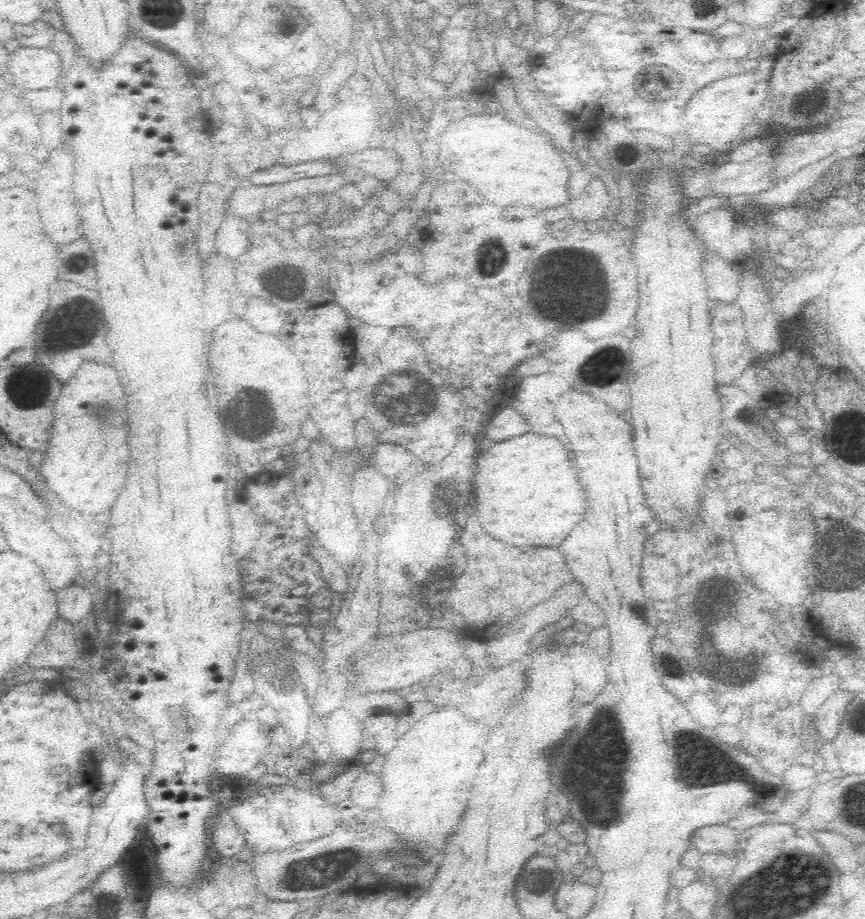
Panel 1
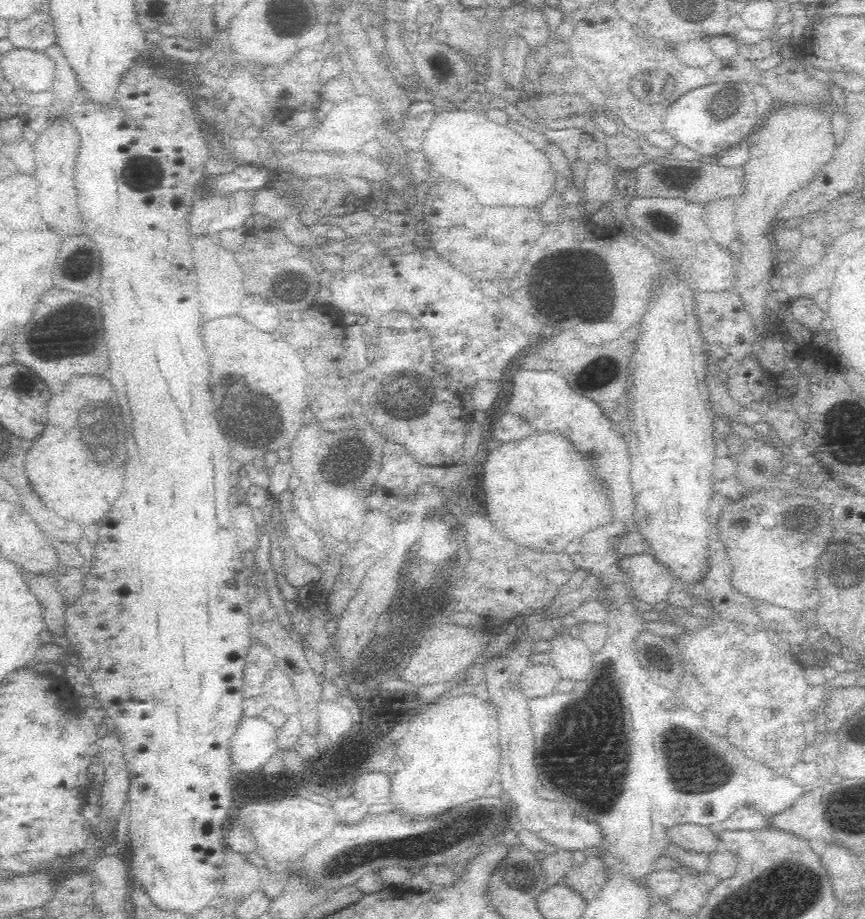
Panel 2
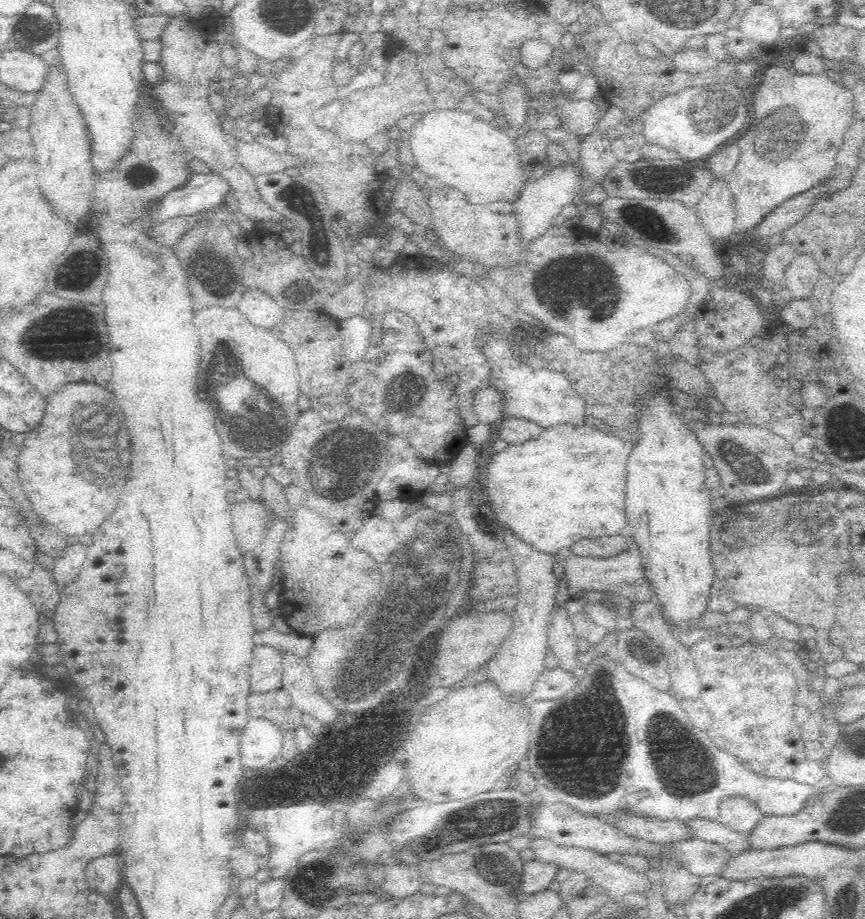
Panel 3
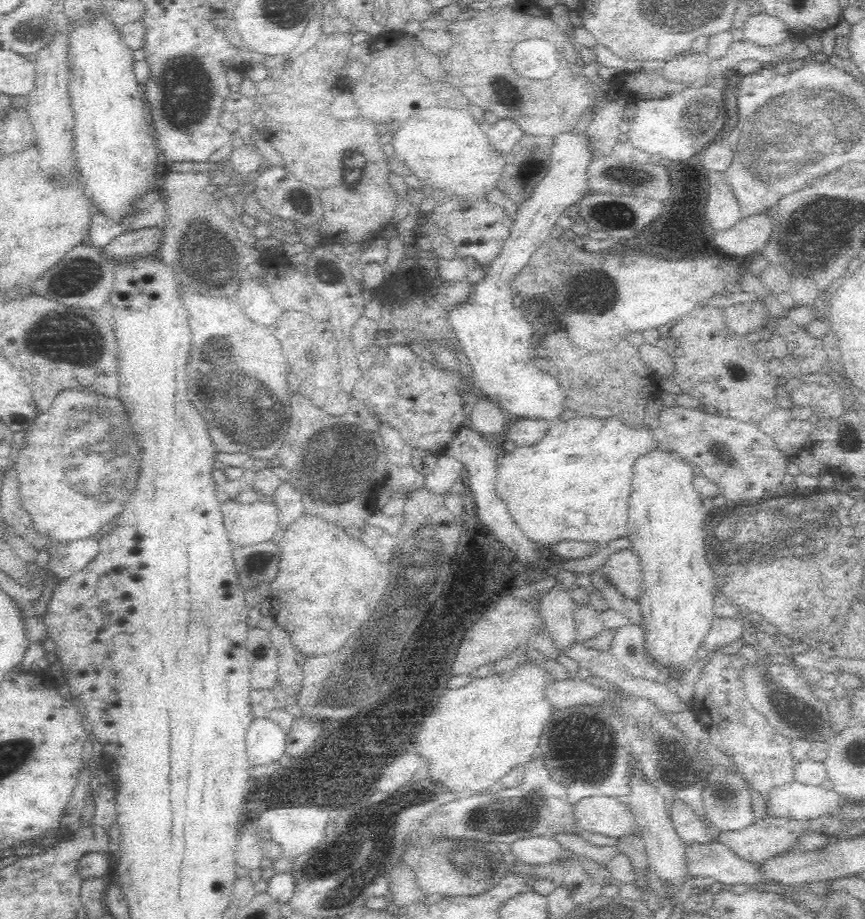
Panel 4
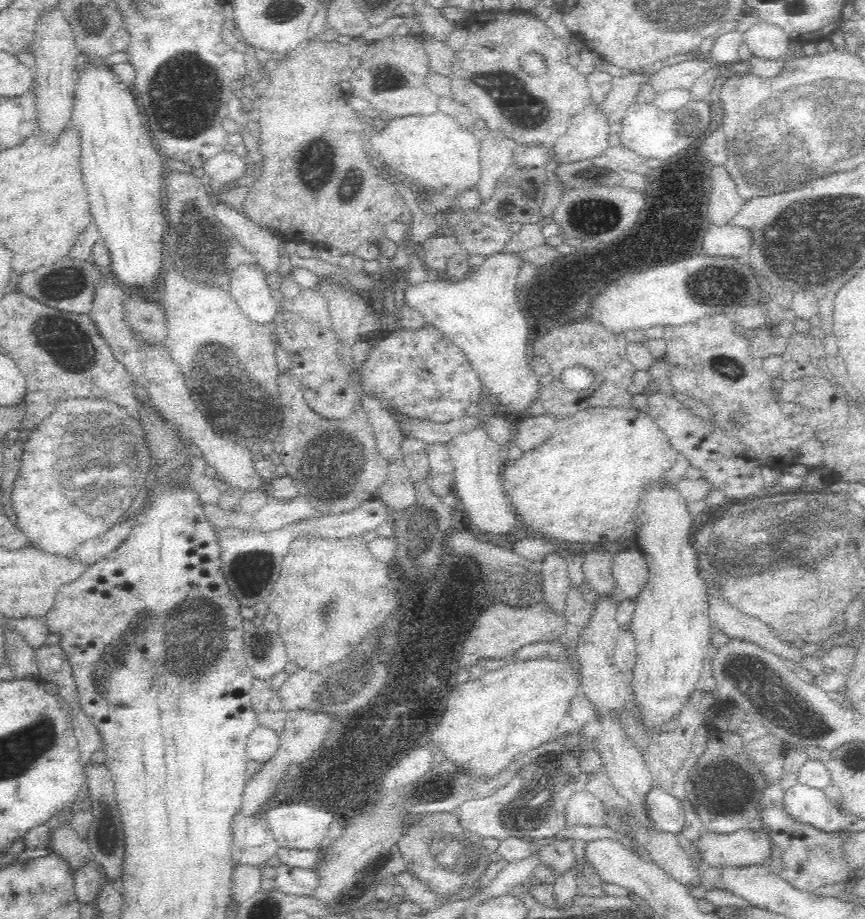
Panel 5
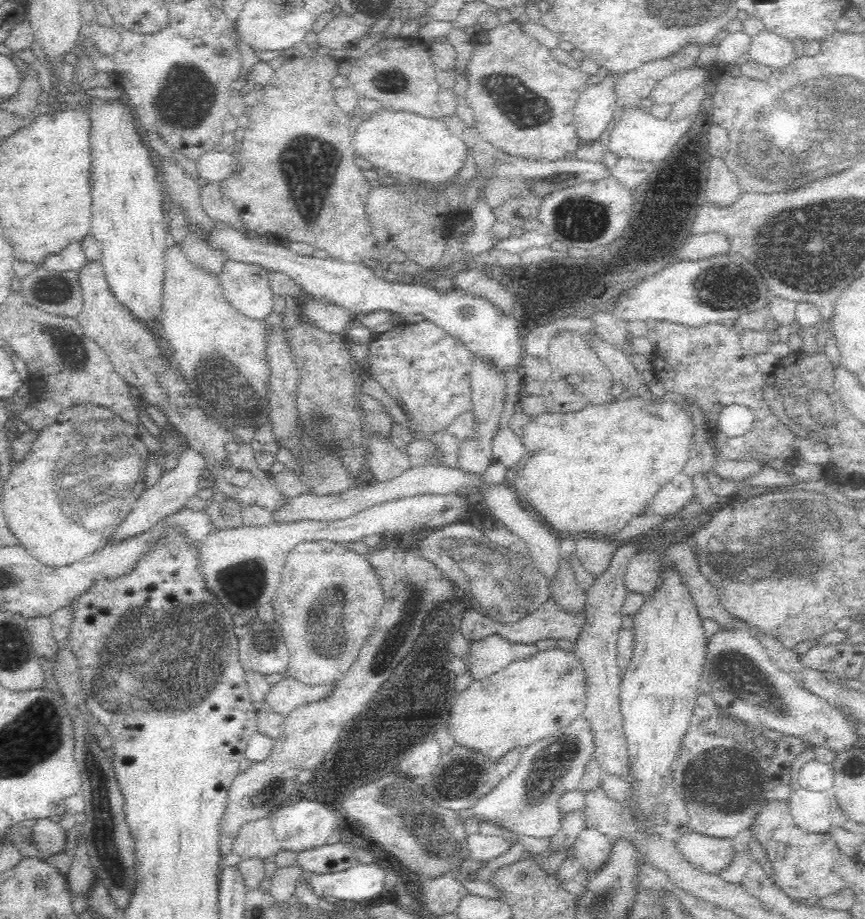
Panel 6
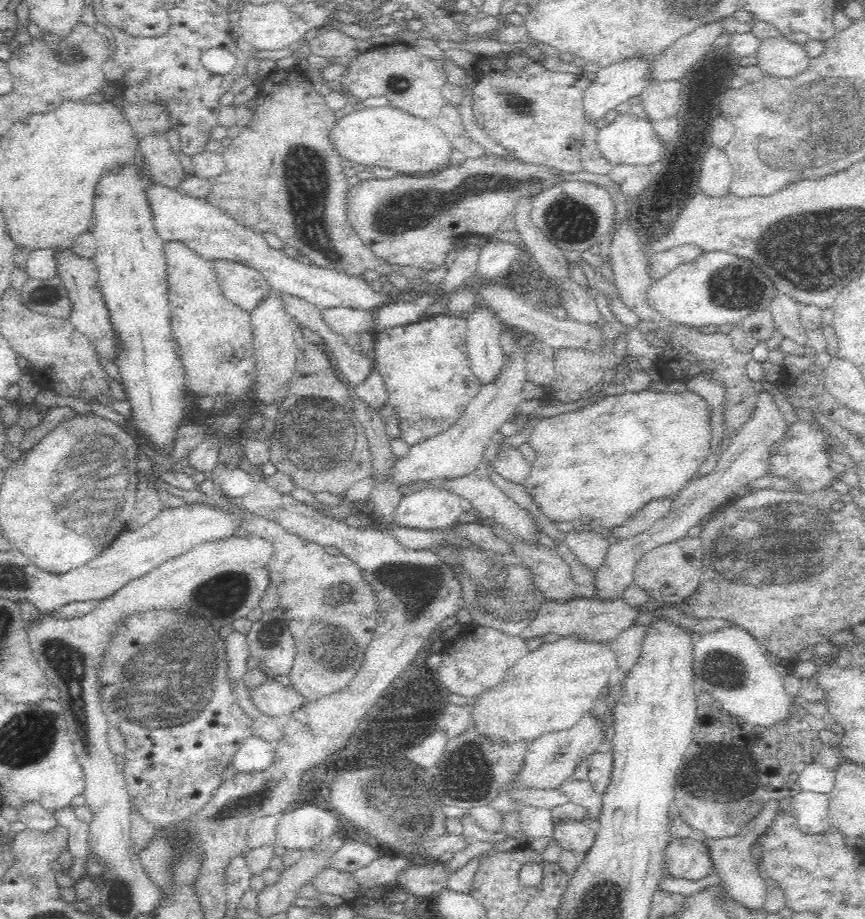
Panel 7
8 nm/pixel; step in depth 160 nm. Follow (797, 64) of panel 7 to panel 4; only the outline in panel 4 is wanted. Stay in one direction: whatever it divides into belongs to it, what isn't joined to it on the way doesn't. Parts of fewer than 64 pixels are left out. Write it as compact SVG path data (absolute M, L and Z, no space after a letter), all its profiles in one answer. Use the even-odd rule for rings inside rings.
M760 12L749 14L746 22L737 22L744 34L744 38L752 40L758 46L770 46L786 40L790 34L786 30L786 23L777 16Z

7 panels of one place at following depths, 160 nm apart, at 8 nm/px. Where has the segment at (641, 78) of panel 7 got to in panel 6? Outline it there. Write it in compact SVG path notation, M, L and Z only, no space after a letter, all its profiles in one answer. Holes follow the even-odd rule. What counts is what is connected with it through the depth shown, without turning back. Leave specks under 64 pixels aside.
M608 78L600 86L590 86L574 108L574 126L580 146L596 144L612 120L612 112L616 110L612 80L614 78Z

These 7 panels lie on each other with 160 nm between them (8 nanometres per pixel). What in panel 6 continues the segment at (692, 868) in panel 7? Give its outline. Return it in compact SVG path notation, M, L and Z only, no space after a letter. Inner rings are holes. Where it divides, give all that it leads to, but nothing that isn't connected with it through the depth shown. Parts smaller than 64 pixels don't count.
M686 832L679 834L677 845L694 866L717 875L726 870L738 854L734 837L716 838L697 832Z

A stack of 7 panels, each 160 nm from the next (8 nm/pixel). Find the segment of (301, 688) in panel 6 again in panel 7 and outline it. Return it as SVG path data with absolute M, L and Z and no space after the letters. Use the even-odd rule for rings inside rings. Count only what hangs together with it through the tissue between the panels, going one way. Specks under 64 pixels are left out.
M287 680L265 681L251 692L251 706L261 714L287 719L293 712L308 702Z

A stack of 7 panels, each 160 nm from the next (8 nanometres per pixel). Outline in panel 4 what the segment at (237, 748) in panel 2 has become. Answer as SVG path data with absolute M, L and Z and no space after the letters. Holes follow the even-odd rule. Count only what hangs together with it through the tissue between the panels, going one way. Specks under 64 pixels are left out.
M256 718L245 735L248 760L254 766L264 766L276 762L286 748L286 734L282 728L268 718Z

